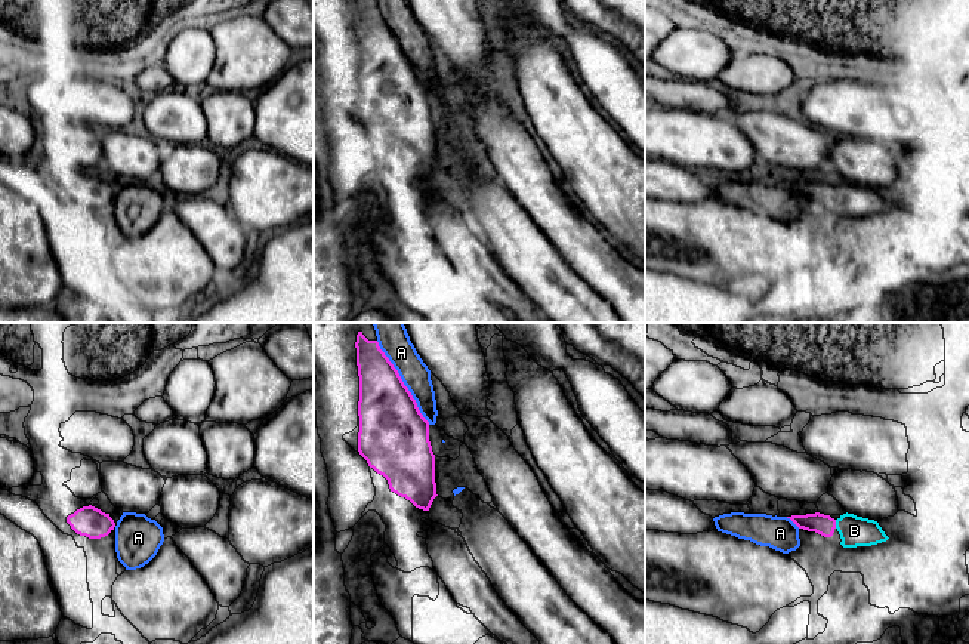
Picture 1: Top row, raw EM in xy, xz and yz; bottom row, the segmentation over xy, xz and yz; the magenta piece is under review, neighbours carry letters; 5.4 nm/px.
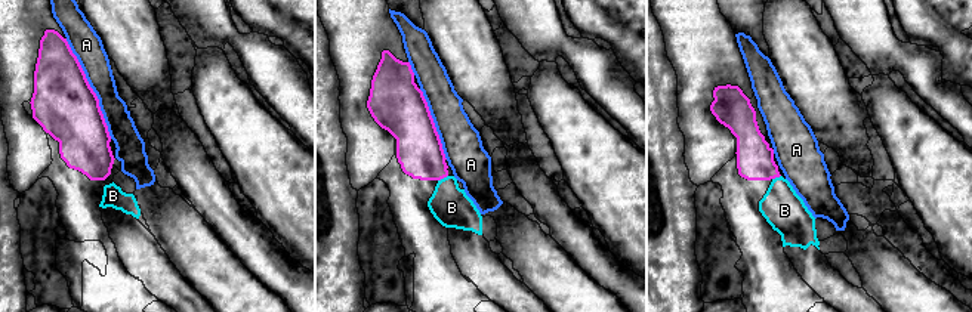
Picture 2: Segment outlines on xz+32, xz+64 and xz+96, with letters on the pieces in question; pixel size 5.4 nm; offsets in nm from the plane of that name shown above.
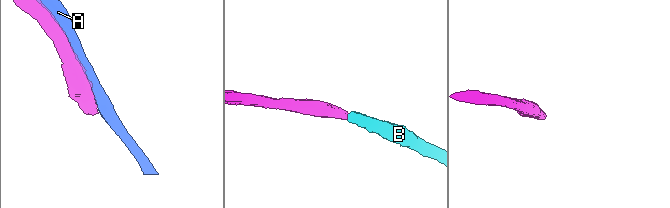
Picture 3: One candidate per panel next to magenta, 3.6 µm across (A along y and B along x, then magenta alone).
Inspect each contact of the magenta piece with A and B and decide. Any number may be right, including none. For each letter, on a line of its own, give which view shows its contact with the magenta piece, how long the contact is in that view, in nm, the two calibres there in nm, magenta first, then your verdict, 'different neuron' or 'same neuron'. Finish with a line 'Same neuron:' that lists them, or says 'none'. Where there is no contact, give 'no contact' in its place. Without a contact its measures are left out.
A: contact in xz; length 550 nm; calibres 360 and 170 nm; different neuron
B: contact in yz; length 50 nm; calibres 110 and 160 nm; same neuron
Same neuron: B

